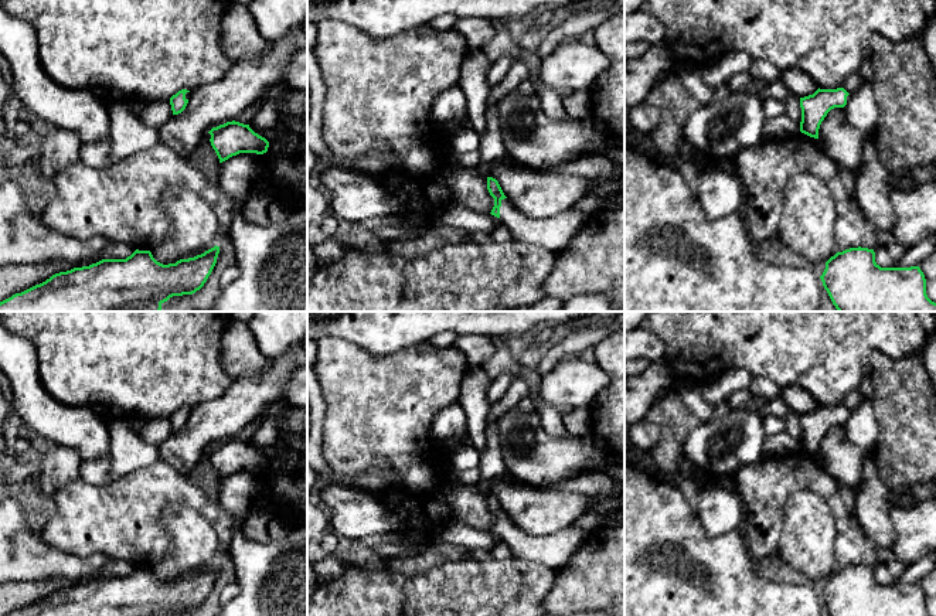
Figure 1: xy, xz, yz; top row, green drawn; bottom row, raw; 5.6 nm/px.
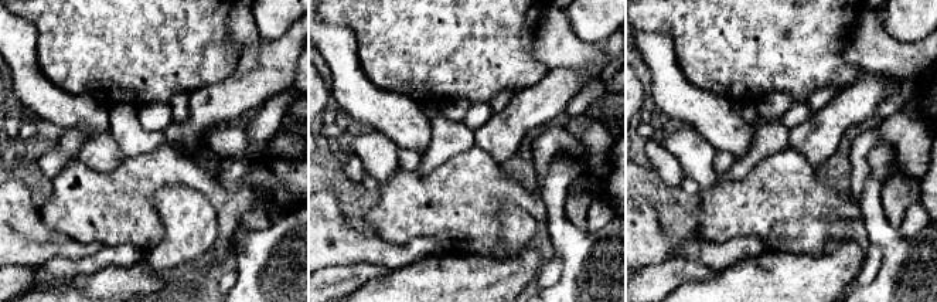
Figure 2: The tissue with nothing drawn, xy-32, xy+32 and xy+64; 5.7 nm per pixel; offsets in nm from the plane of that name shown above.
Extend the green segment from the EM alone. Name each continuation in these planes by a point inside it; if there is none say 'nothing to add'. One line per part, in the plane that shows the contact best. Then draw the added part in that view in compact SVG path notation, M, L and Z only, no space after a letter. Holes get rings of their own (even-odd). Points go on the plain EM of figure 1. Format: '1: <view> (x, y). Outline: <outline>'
nothing to add

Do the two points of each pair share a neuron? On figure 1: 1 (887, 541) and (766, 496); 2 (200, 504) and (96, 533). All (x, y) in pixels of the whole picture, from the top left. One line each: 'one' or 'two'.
1: two
2: one

